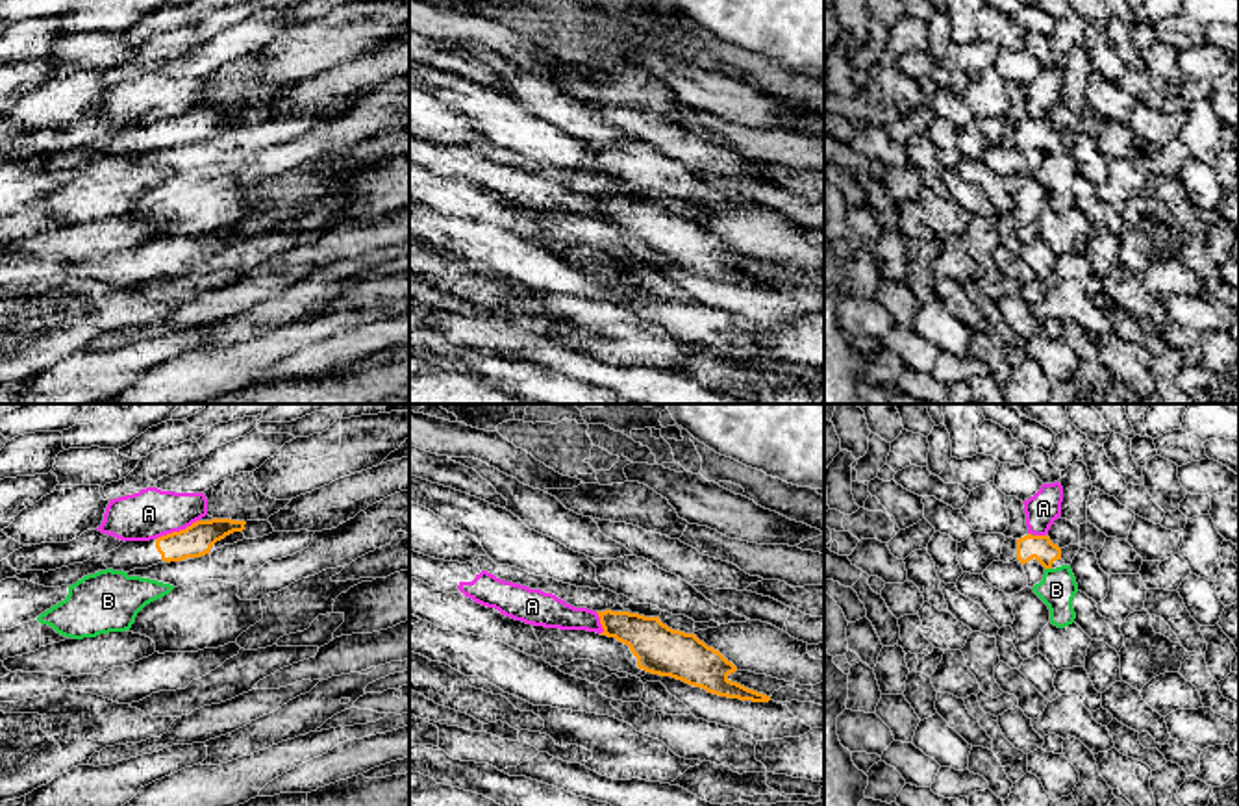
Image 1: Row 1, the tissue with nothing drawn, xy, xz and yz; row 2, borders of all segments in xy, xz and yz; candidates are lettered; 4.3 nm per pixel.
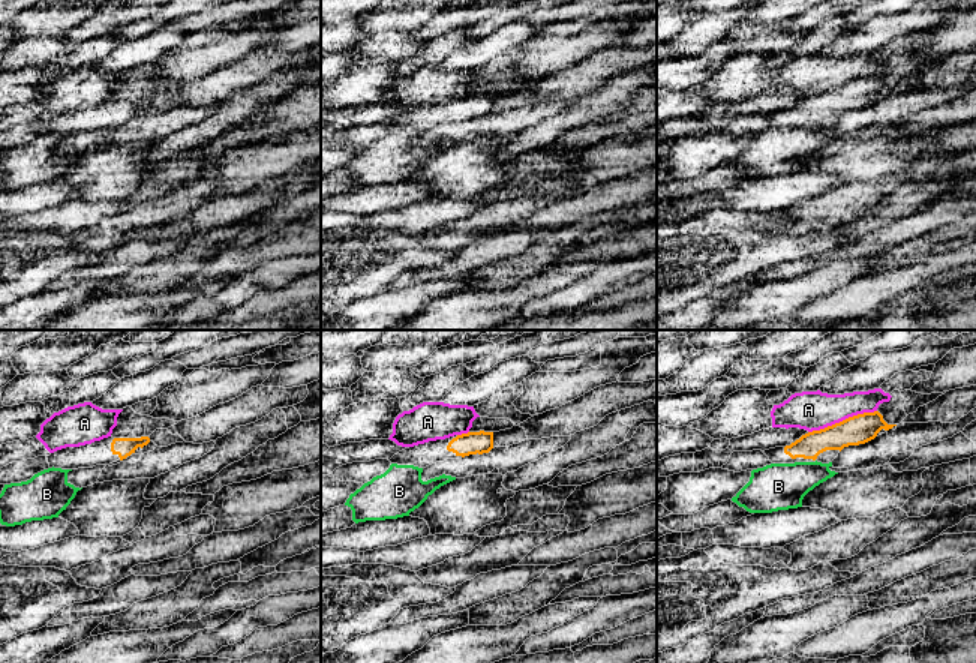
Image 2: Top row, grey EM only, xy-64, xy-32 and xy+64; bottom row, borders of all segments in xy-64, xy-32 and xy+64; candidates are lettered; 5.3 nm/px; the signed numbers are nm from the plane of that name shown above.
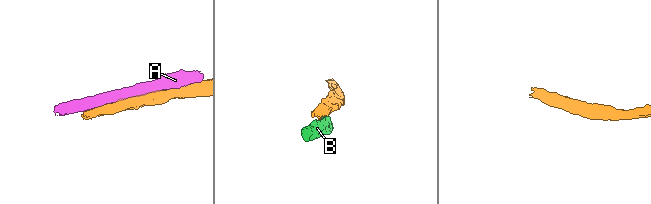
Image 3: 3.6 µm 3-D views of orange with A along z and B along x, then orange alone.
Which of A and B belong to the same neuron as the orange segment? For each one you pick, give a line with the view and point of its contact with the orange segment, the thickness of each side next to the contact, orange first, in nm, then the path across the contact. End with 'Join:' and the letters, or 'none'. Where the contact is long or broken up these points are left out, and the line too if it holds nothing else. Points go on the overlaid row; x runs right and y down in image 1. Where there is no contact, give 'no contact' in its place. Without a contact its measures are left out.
Join: none

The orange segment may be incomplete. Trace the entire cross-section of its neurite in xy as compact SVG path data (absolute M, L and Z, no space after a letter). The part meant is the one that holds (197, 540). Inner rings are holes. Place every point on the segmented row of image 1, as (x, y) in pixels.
M232 519L196 521L185 530L157 539L126 541L104 556L104 565L113 571L130 573L157 563L194 560L211 554L217 541L233 532L243 532L244 524L244 521Z

